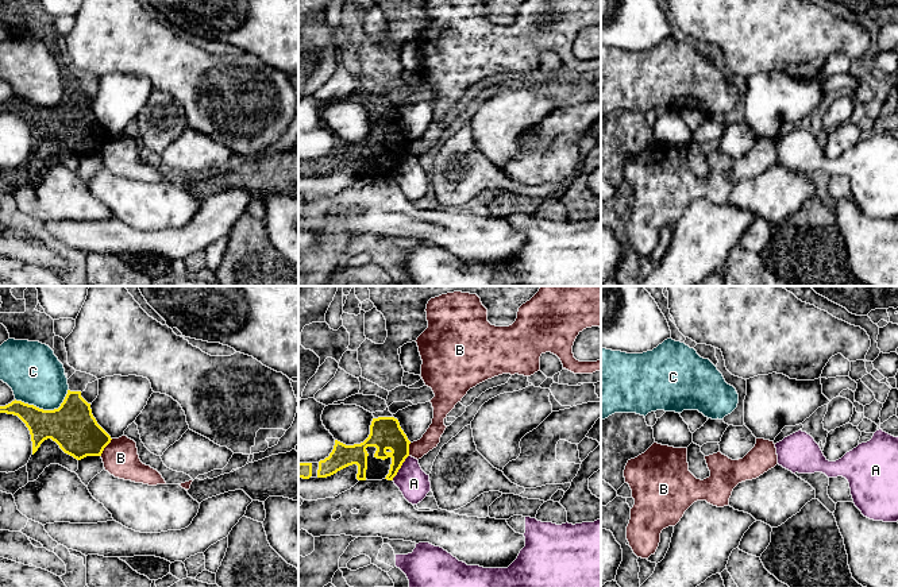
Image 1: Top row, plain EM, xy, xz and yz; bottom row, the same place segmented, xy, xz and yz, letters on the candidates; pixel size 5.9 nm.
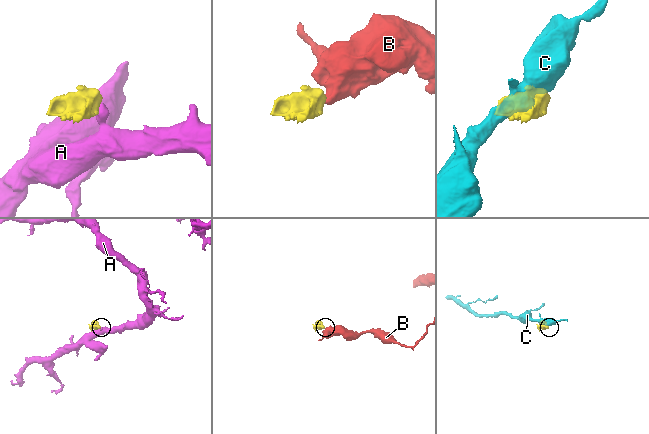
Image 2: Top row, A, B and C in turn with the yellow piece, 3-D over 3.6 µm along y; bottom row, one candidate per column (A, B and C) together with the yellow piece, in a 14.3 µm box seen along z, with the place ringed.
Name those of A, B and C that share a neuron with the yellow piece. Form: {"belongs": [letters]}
{"belongs": []}

